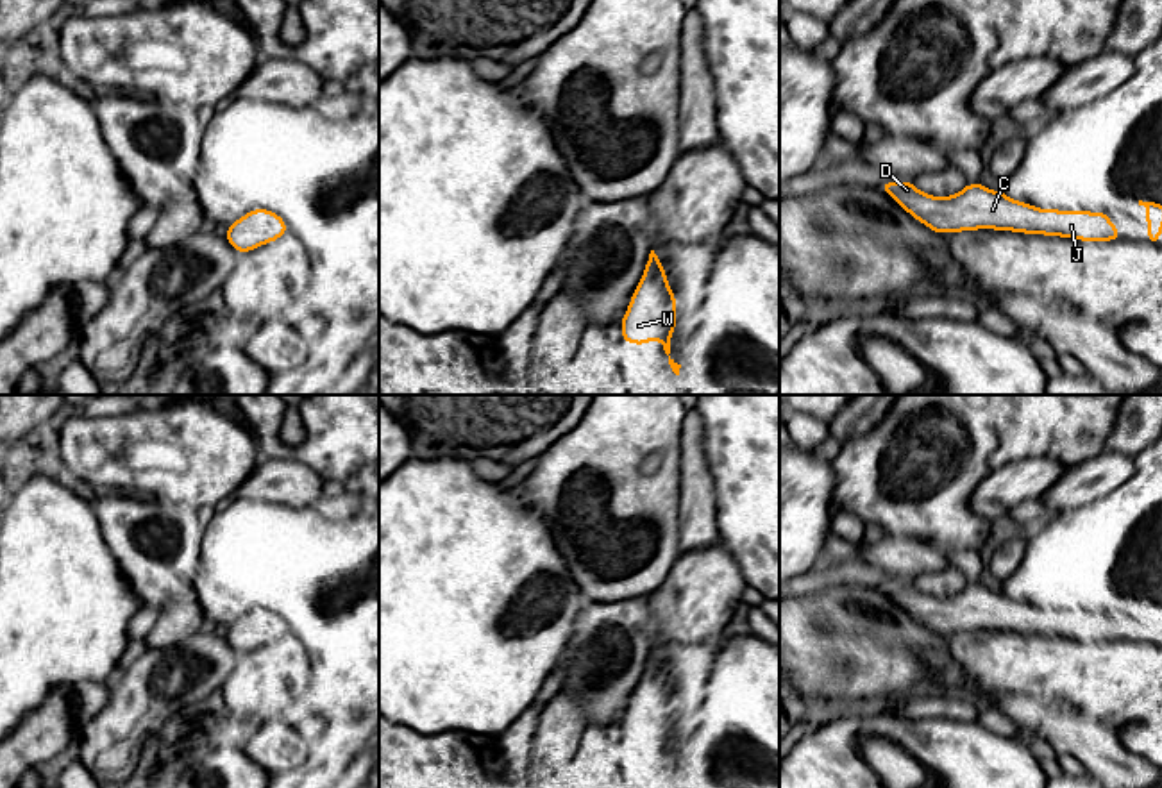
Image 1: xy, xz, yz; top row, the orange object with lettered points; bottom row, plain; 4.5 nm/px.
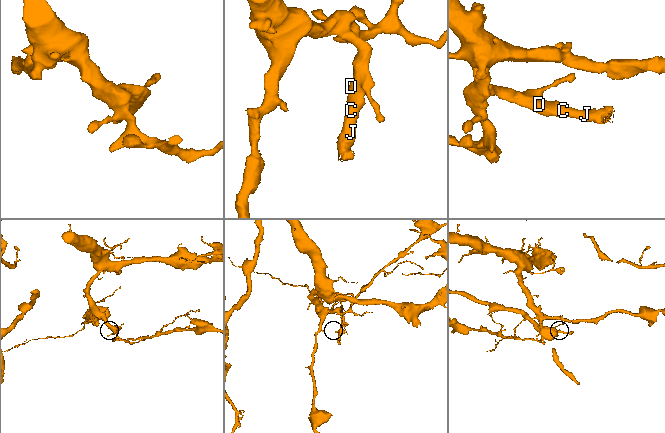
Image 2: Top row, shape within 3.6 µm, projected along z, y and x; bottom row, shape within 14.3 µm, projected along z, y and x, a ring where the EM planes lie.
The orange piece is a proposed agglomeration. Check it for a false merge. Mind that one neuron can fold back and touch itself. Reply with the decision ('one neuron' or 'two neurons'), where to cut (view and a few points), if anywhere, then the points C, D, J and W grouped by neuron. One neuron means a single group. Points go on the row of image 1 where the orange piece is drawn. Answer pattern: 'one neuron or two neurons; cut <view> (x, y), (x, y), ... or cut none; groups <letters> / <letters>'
one neuron; cut none; groups C D J W

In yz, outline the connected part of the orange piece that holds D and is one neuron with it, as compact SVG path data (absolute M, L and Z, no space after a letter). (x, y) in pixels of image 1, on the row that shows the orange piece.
M887 180L880 188L917 222L940 234L992 229L1080 241L1121 238L1108 213L1039 209L981 182L965 184L960 193L949 197L922 193L915 182Z

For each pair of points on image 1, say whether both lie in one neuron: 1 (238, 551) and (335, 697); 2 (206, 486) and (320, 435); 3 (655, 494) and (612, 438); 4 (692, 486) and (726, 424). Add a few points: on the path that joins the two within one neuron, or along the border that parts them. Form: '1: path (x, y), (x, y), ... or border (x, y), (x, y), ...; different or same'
1: path (276, 586), (335, 645), (335, 660); same
2: border (254, 438), (263, 456); different
3: path (640, 479), (624, 463), (624, 452); same
4: border (701, 420), (701, 447), (712, 477), (715, 502); different

